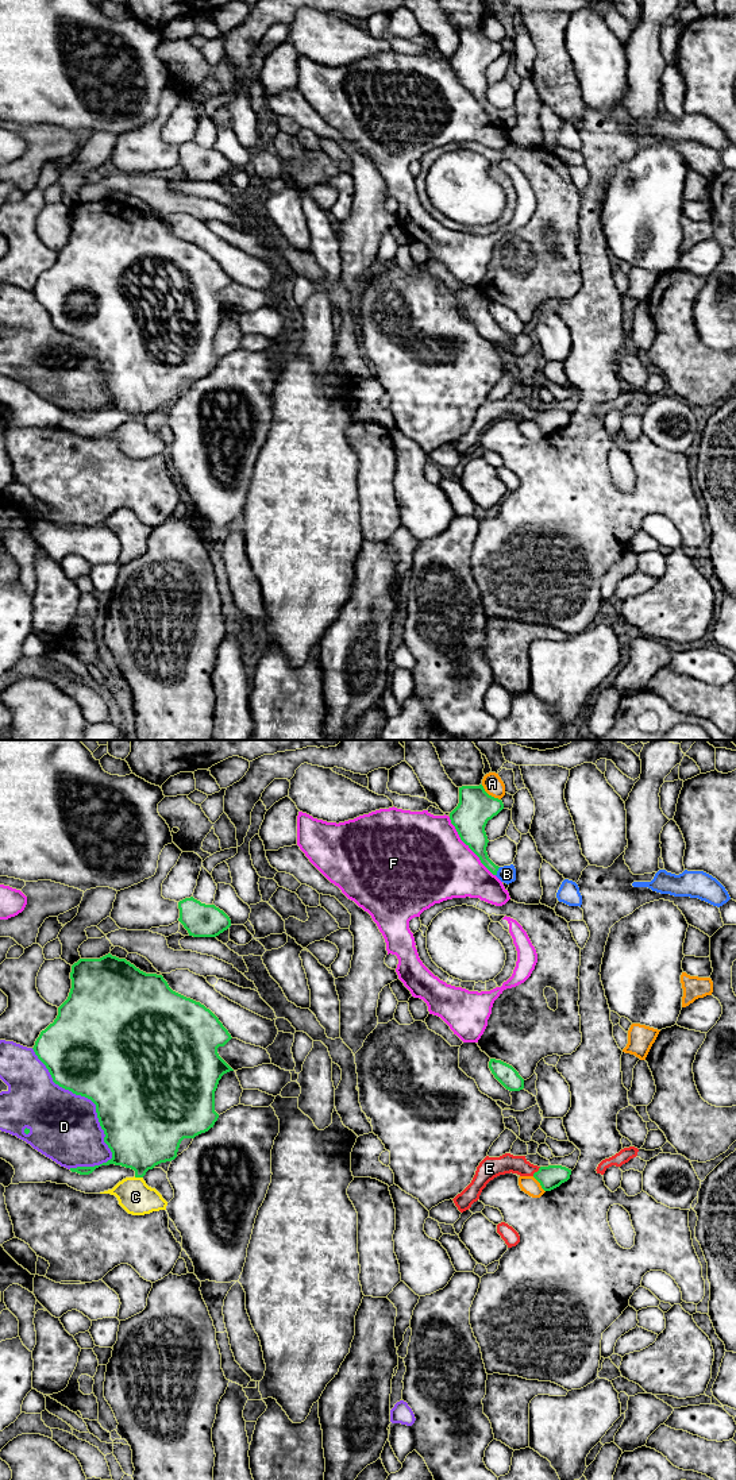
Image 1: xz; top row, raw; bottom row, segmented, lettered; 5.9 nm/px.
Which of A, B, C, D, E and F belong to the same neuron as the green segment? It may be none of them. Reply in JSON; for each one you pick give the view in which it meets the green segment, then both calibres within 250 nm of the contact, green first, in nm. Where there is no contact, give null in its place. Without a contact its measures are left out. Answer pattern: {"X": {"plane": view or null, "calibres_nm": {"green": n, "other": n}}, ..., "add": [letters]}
{"B": {"plane": "xz", "calibres_nm": {"green": 140, "other": 110}}, "add": ["B"]}

